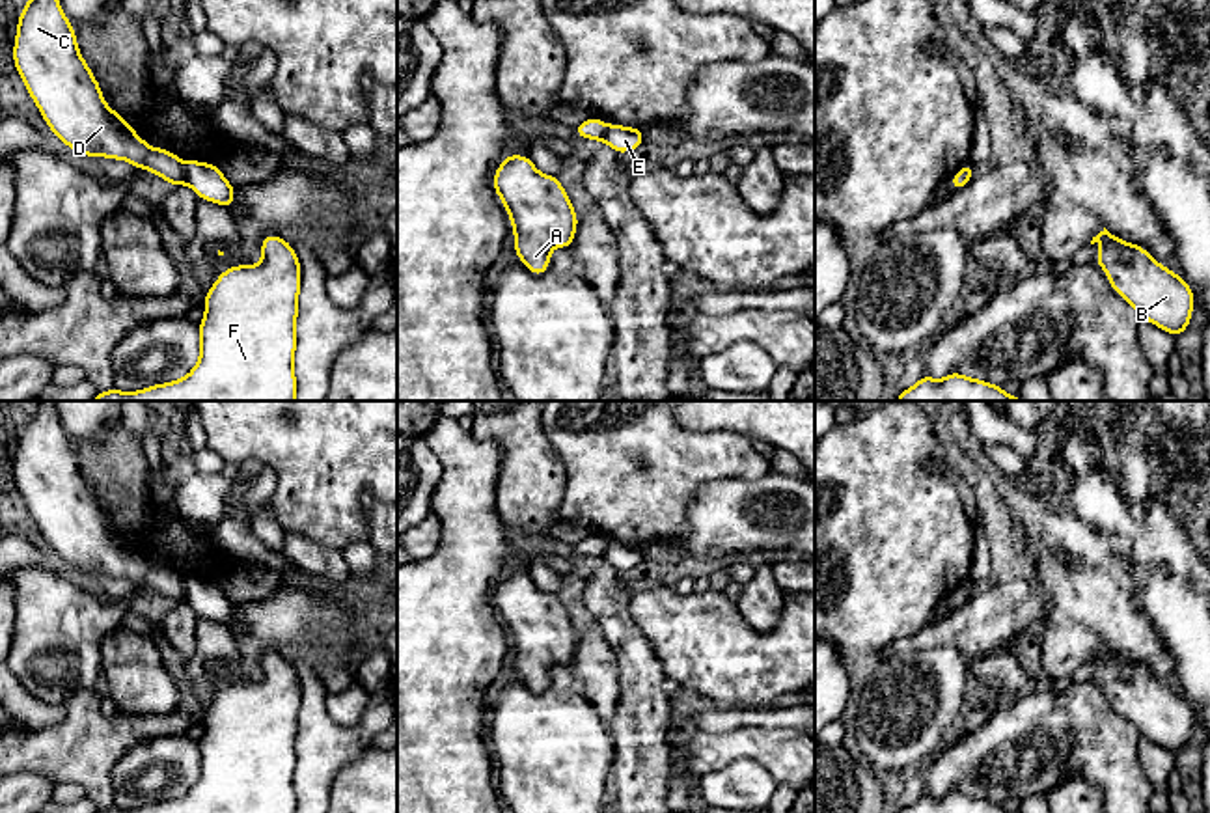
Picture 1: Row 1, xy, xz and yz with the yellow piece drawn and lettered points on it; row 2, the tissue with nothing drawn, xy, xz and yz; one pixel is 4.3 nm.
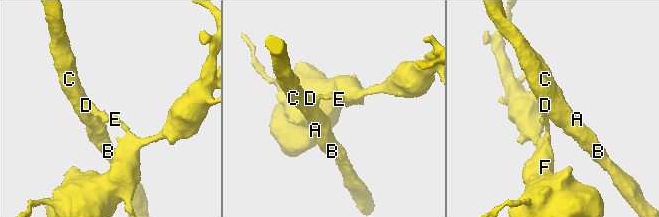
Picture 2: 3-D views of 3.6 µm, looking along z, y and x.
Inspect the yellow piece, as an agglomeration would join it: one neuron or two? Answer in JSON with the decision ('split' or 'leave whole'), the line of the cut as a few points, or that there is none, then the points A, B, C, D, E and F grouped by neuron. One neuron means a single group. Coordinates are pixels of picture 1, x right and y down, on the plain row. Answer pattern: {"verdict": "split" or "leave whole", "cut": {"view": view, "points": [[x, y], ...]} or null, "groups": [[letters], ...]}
{"verdict": "split", "cut": {"view": "xy", "points": [[183, 580], [185, 599]]}, "groups": [["A", "B", "C", "D"], ["E", "F"]]}

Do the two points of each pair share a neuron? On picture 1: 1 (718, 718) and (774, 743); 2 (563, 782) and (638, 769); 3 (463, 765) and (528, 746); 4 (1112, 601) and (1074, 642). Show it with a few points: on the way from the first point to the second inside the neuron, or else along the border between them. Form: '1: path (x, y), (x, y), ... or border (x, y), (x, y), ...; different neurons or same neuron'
1: border (783, 728), (737, 726), (724, 731), (700, 731); different neurons
2: border (606, 728), (612, 739), (610, 771); different neurons
3: border (487, 711), (487, 744), (493, 754); different neurons
4: border (1059, 620), (1086, 625), (1104, 644); different neurons

